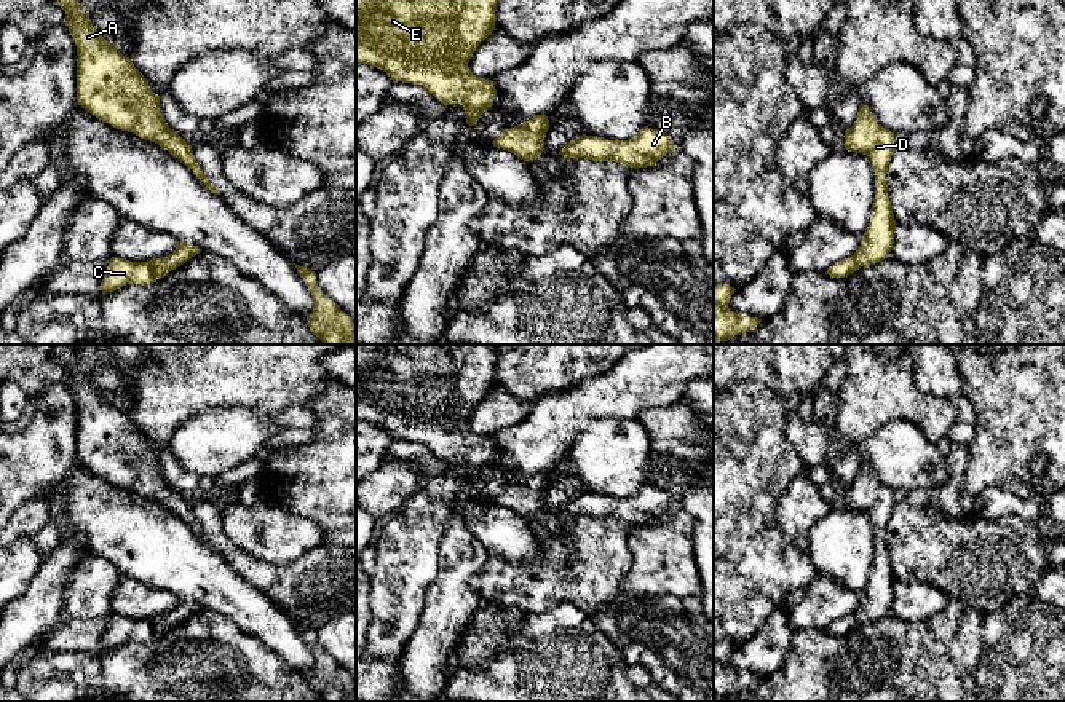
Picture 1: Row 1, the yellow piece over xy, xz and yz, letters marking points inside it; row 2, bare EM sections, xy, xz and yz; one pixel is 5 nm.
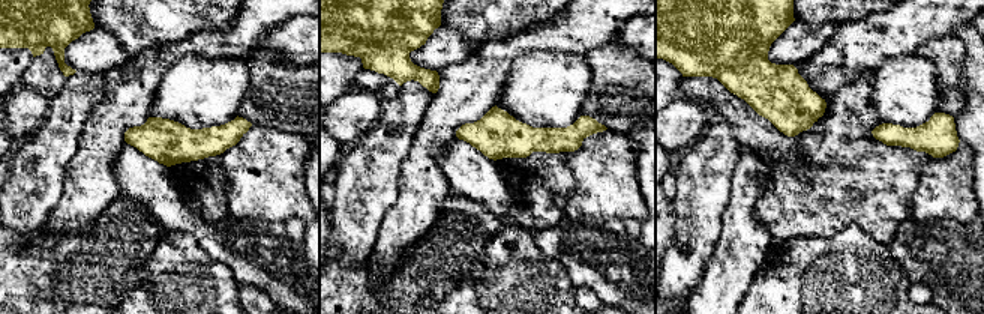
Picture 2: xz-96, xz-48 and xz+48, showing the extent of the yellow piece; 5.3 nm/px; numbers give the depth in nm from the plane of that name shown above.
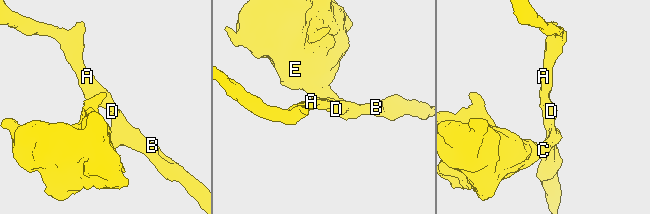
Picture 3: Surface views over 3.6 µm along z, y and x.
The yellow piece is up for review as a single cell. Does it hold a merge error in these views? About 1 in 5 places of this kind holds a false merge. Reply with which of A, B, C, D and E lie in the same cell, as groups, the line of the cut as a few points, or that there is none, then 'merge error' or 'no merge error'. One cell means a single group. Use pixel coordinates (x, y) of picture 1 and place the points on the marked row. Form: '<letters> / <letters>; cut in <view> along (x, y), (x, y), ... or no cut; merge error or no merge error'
A B C D E; no cut; no merge error

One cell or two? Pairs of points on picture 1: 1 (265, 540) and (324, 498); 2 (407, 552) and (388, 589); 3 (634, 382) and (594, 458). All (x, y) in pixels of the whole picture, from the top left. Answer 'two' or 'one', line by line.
1: two
2: one
3: two

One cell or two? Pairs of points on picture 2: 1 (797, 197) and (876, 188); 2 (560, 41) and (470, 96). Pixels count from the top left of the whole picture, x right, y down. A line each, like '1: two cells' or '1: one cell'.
1: one cell
2: one cell

